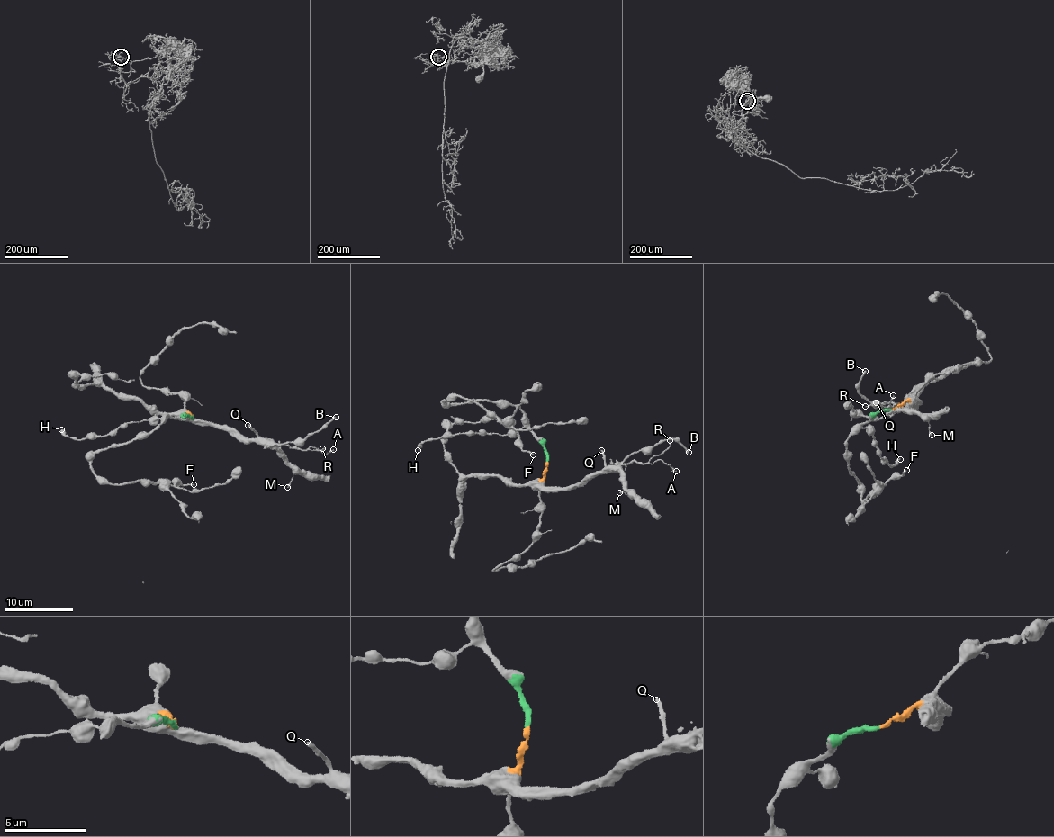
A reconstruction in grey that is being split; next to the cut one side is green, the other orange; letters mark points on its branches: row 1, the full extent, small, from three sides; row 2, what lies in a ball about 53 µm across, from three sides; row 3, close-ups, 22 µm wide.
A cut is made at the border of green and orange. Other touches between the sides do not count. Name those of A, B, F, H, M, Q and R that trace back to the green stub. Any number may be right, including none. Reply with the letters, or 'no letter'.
F, H

